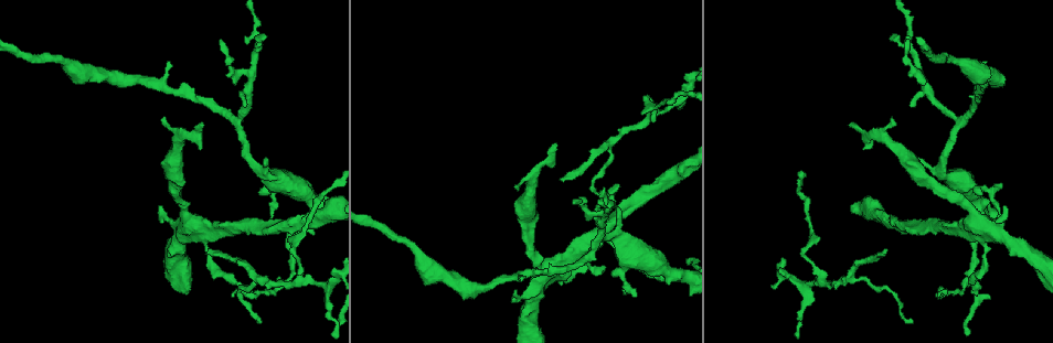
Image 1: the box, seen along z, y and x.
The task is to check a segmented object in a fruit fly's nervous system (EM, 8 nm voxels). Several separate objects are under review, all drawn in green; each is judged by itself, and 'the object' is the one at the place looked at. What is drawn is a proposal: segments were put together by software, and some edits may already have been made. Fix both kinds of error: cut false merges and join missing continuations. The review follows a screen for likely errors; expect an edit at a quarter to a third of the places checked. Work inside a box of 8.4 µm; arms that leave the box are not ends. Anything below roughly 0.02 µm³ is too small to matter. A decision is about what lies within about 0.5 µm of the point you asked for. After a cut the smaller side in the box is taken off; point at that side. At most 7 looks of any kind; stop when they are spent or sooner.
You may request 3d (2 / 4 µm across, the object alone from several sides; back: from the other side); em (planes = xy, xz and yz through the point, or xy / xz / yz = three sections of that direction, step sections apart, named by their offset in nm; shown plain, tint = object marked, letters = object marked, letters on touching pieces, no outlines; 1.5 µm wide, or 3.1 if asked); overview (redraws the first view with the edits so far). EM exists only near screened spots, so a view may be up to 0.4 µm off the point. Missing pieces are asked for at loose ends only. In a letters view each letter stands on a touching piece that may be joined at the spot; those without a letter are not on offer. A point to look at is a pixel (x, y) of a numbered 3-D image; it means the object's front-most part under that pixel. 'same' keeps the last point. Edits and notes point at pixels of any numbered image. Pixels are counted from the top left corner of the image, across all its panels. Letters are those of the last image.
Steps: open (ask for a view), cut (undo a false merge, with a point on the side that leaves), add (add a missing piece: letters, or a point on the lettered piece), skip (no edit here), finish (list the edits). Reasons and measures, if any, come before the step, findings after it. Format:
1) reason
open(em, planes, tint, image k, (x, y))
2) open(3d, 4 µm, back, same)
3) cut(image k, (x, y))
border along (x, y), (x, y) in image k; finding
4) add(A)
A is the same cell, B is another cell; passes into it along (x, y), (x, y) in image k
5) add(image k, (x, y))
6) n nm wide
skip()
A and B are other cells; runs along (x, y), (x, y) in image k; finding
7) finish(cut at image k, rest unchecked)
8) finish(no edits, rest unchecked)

branch stops here
open(3d, 4 µm, back, image 1, (167, 61))

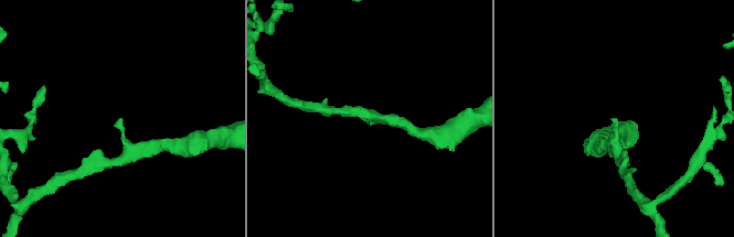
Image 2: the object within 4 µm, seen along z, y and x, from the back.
open(em, planes, letters, image 2, (120, 118))

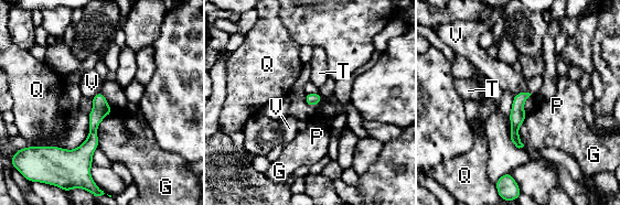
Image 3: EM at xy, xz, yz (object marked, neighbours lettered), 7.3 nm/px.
skip()
G, P, Q, T and V are other cells; border along (532, 94), (516, 93), (514, 95) in image 3; none of them fits

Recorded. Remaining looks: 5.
a fork
open(em, planes, tint, image 1, (241, 125))

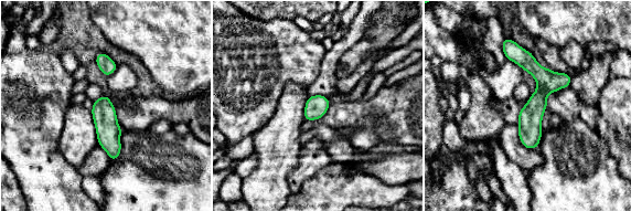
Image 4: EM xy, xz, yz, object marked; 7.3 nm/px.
see the neighbours
open(em, planes, letters, same)

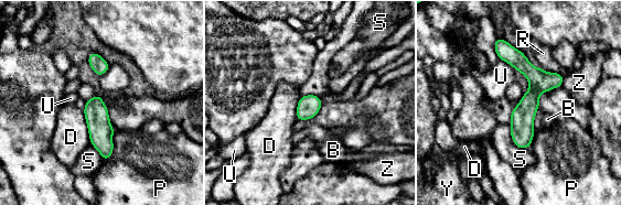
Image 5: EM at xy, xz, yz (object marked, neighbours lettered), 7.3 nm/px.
skip()
B, D, P, R, S, U, Y and Z are other cells; border along (499, 57), (509, 63), (515, 71) in image 5; one neuron here

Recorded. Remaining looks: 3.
branch stops here
open(3d, 4 µm, image 1, (562, 178))

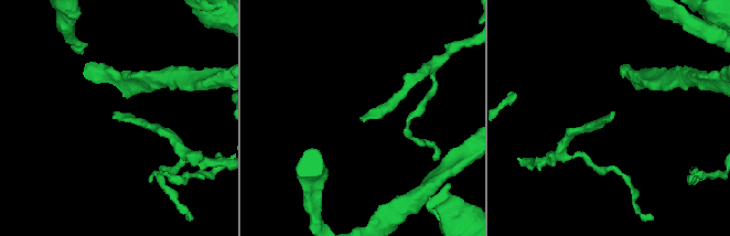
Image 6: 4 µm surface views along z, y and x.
open(em, planes, letters, image 6, (114, 117))

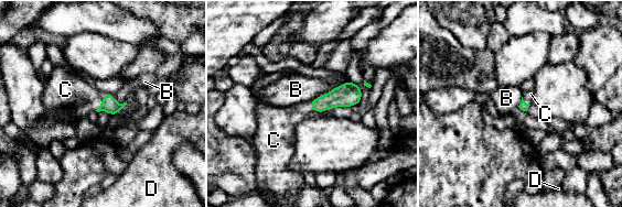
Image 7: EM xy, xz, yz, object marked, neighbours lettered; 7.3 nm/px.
B touches over 340 nm
add(C)
C is the same cell, B and D are other cells; passes into it along (108, 104), (100, 102), (68, 90) in image 7; it goes on there

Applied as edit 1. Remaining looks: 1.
finish(add at image 7, rest unchecked)

